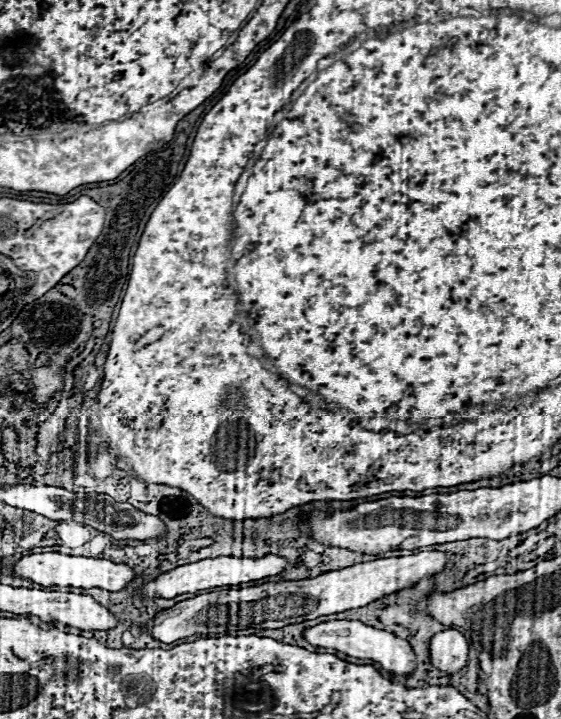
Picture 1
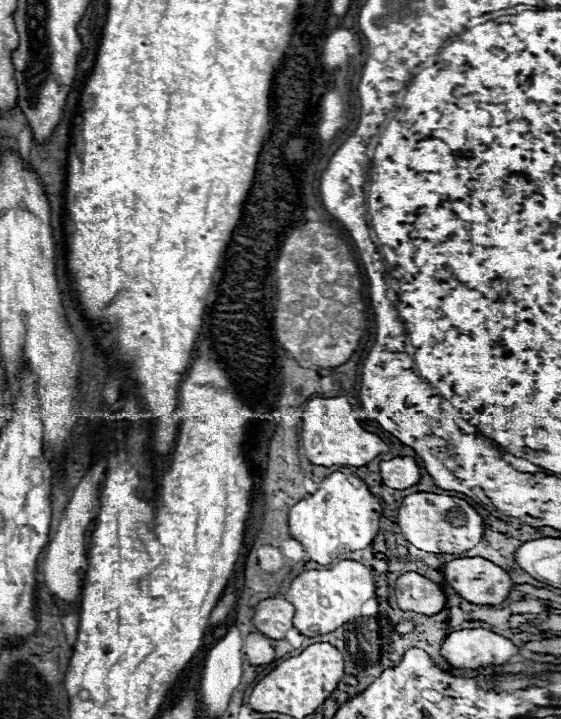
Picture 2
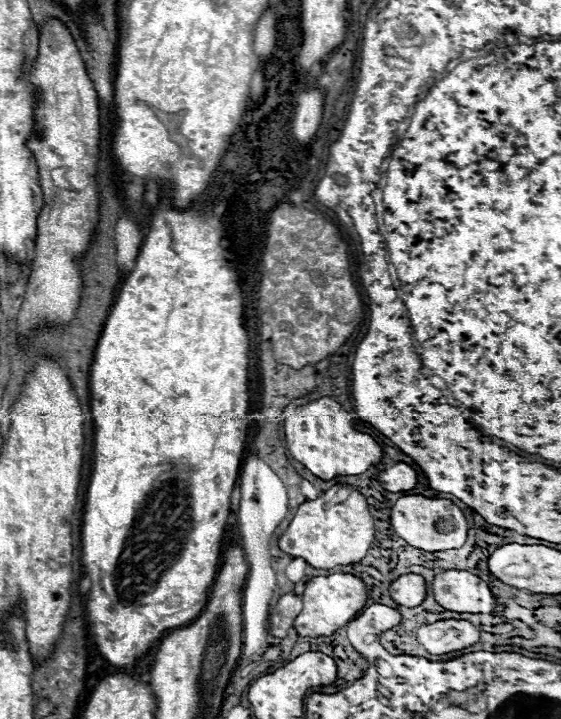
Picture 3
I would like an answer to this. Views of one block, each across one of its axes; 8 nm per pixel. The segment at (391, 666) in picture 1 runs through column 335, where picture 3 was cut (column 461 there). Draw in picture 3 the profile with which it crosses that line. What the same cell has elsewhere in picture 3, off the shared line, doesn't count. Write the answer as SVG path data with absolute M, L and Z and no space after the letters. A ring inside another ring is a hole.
M438 620L434 624L420 626L416 630L416 638L430 654L446 654L476 644L480 640L480 632L466 620Z

